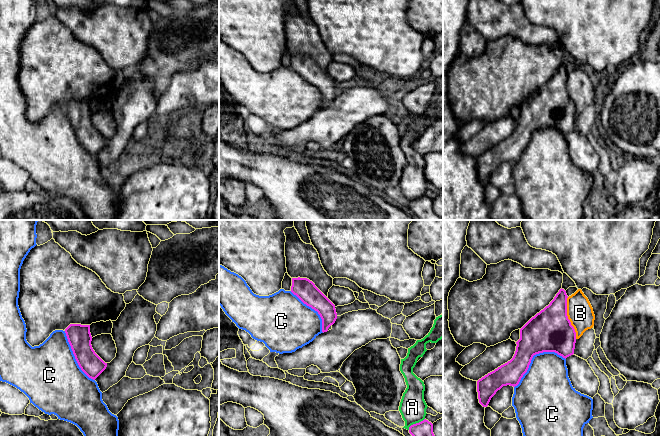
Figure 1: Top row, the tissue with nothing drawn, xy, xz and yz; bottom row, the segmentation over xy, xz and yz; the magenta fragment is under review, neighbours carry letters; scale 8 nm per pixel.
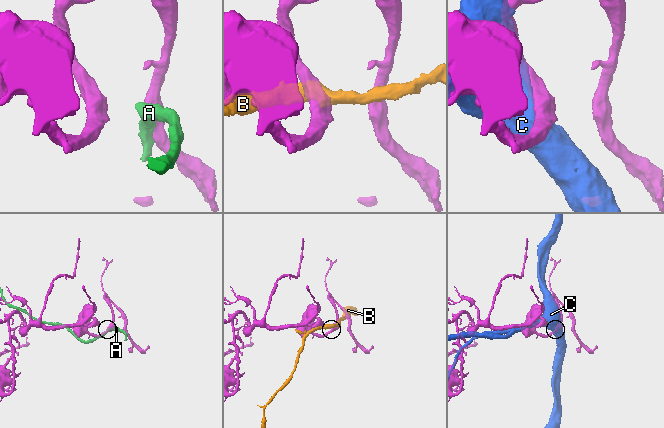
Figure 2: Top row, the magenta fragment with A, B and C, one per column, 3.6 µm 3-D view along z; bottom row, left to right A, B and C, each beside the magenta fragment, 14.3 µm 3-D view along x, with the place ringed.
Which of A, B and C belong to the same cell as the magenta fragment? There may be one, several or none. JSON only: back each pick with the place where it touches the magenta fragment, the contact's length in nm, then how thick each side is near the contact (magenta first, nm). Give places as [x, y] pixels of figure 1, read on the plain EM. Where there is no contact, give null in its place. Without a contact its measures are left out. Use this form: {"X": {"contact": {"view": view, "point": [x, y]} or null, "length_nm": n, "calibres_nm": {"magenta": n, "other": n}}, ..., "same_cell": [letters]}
{"same_cell": []}

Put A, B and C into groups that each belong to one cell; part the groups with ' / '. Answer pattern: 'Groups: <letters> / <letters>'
Groups: A / B / C

